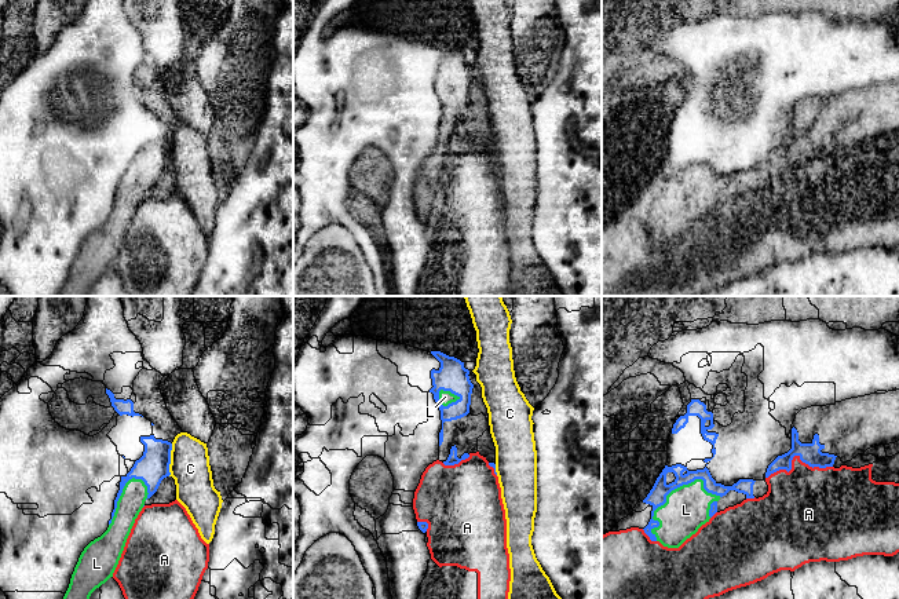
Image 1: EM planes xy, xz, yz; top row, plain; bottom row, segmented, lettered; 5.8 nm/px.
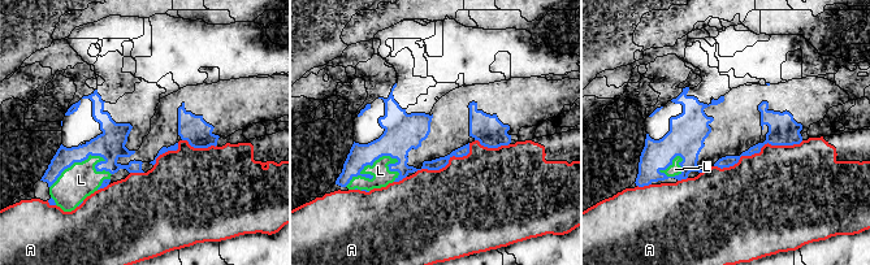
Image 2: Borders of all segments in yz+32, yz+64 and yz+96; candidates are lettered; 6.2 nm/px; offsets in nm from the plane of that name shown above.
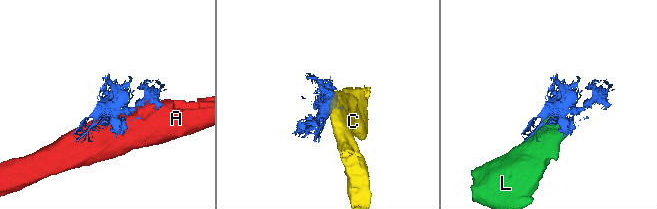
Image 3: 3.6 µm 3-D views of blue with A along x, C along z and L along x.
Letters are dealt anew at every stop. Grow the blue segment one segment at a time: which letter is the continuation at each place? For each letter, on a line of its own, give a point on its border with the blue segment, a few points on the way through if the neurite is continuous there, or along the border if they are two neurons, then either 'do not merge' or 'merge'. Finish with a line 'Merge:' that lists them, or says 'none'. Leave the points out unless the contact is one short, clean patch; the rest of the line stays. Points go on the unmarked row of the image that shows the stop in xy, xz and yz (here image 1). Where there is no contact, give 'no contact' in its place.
A: yz (795, 146) | do not merge
C: xy (170, 152) | do not merge
L: yz (676, 179) | merge
Merge: L

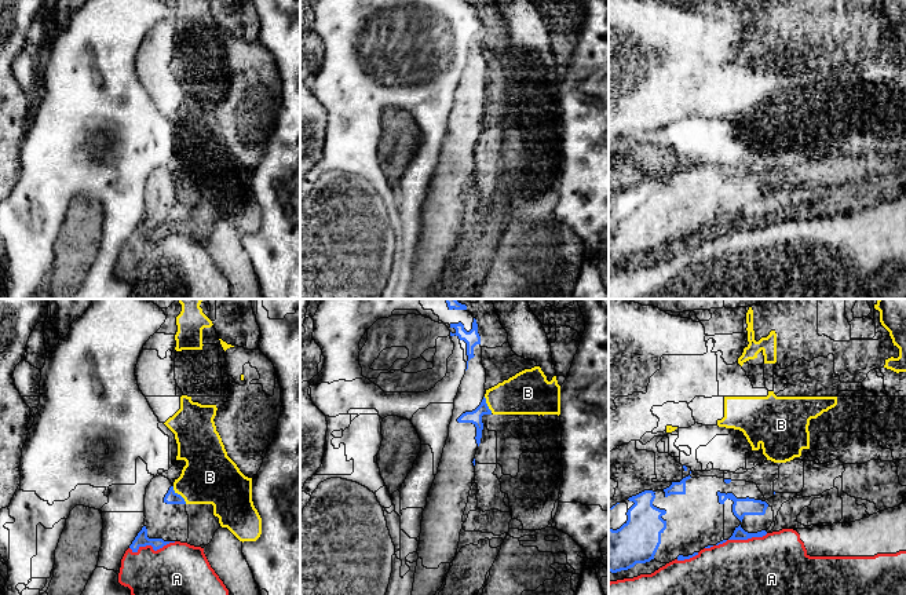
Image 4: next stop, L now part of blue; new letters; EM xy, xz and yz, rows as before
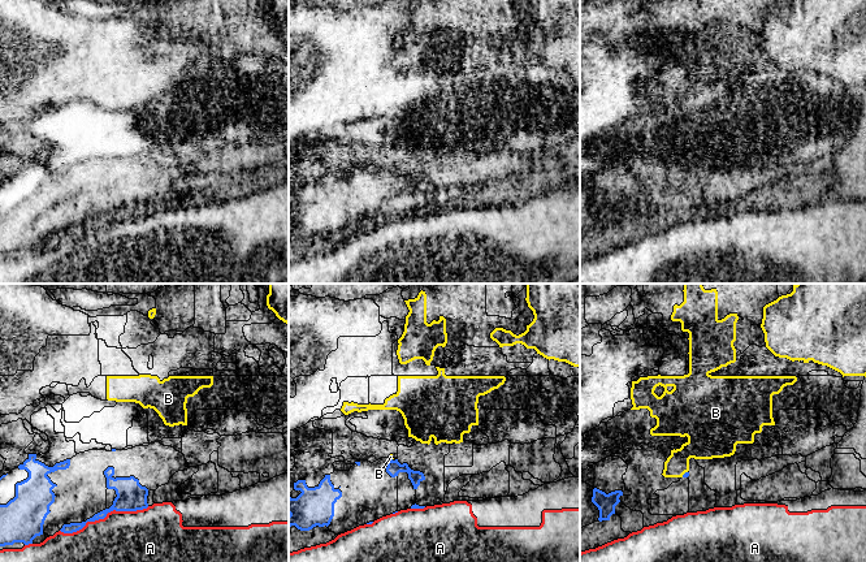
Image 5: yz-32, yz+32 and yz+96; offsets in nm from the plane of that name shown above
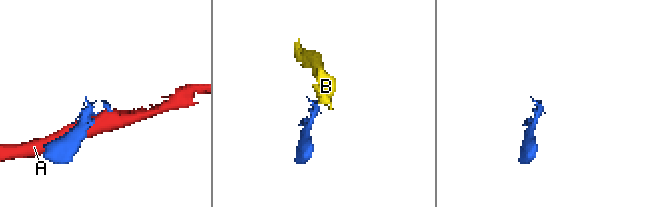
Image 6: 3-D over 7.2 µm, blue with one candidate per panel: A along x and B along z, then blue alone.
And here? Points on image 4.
A: xy (152, 237) | do not merge
B: xy (179, 186) | along xy (172, 178), (186, 194) | do not merge
Merge: none

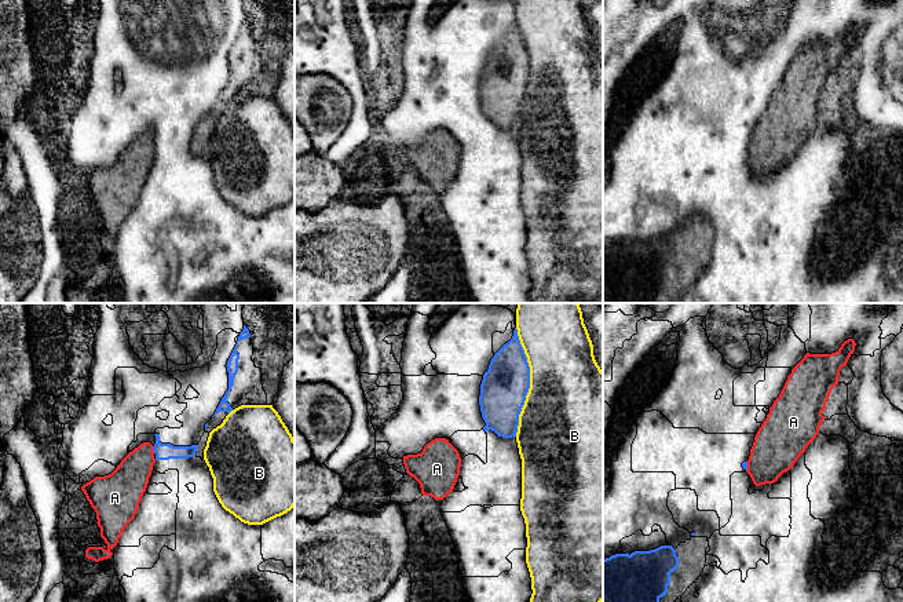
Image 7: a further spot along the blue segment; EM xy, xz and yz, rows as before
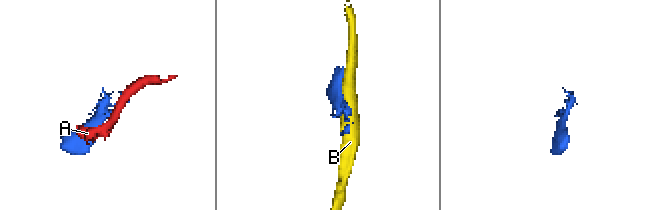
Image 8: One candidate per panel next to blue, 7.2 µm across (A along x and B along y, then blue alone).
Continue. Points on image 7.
A: xy (153, 141) | along xy (152, 138), (154, 143) | do not merge
B: xz (529, 73) | do not merge
Merge: none

